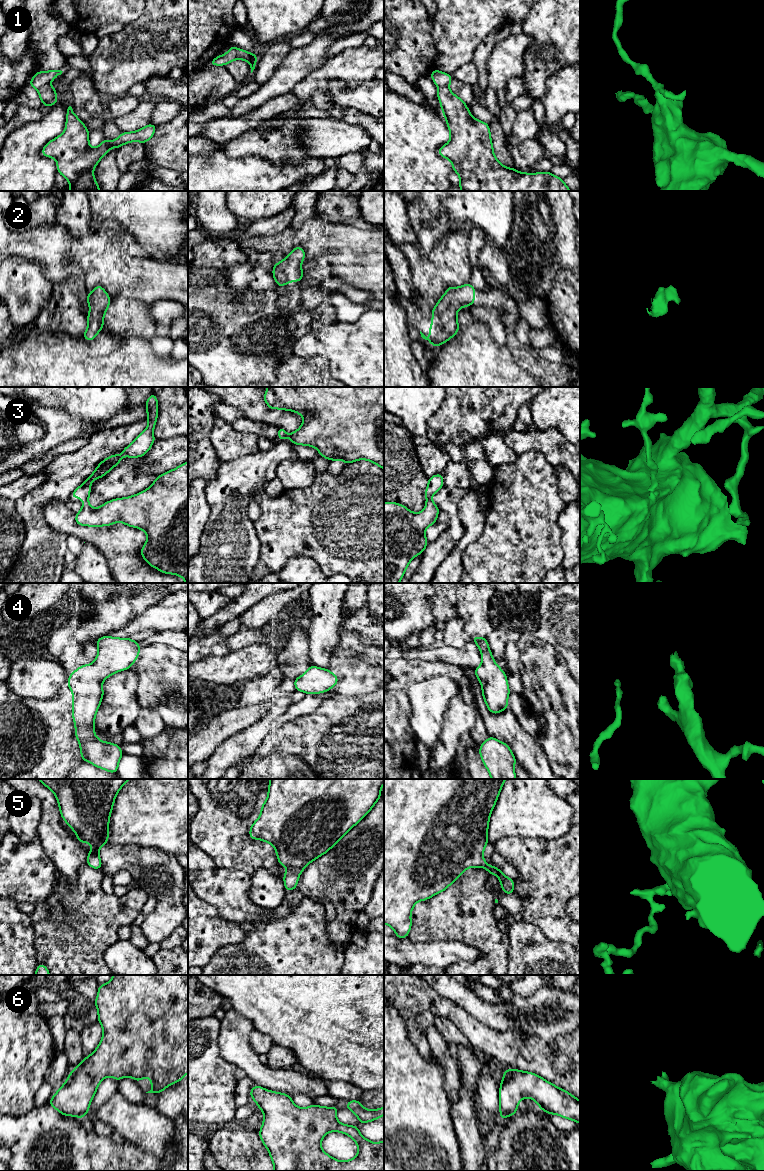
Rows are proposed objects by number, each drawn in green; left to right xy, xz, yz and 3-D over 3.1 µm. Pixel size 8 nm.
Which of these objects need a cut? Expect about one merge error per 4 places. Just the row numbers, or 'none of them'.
1

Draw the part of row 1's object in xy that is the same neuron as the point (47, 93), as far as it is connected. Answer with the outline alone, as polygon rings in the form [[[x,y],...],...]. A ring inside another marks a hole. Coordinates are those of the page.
[[[49,84],[44,85],[38,90],[39,99],[43,102],[45,109],[60,101],[55,96],[57,90],[57,88],[53,88]]]

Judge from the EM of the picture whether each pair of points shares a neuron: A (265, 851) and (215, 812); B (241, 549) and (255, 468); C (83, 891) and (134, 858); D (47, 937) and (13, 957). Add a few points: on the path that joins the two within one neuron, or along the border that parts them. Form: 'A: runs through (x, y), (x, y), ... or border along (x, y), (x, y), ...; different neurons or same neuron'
A: runs through (252, 851), (225, 825); same neuron
B: runs through (241, 529), (239, 497), (242, 494), (242, 488); same neuron
C: border along (101, 869), (104, 873); different neurons
D: border along (30, 921), (34, 934), (35, 958), (38, 962); different neurons

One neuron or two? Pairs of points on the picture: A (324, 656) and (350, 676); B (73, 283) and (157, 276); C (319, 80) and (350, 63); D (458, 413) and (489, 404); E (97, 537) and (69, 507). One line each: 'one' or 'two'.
A: two
B: two
C: one
D: one
E: one

